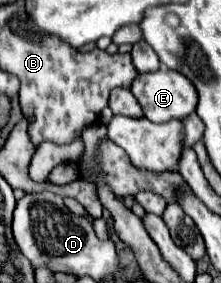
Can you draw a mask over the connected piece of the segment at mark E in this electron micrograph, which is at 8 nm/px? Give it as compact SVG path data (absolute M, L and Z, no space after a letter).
M161 67L155 73L143 73L143 75L139 75L133 81L131 91L133 91L135 99L139 101L145 117L149 121L153 121L153 123L165 123L169 119L183 119L189 113L193 113L195 107L197 107L197 91L191 85L191 81L185 75L181 75L177 71L171 71L167 67Z

